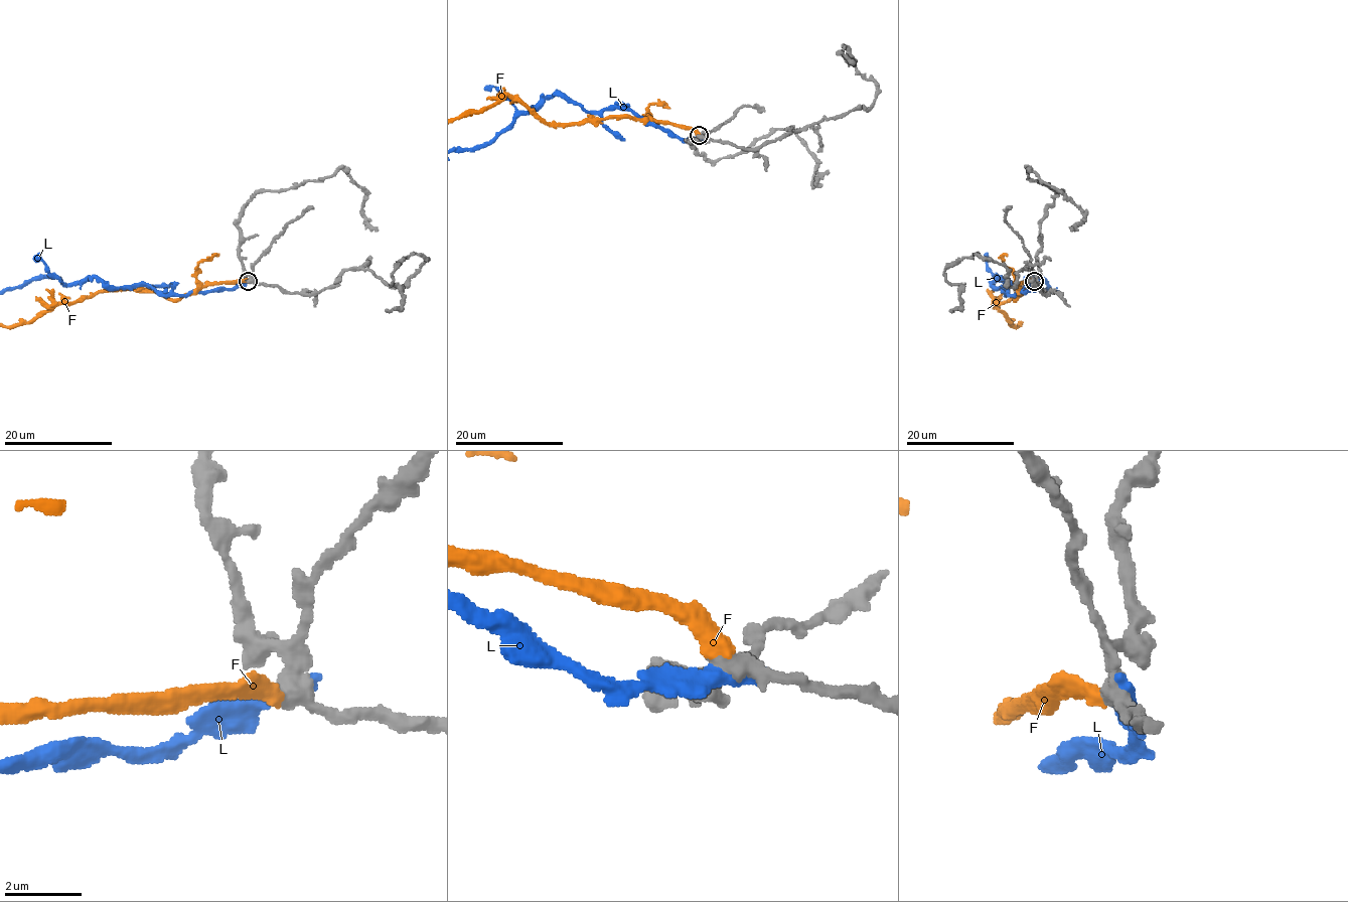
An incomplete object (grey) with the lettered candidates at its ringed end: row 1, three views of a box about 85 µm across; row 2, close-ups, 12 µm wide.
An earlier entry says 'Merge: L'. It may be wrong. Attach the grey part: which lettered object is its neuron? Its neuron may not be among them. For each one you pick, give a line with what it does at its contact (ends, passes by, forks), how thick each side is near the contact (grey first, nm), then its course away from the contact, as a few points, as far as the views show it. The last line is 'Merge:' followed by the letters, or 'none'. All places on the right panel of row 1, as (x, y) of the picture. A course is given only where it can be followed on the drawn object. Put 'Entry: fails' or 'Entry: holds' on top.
Entry: fails
F: it ends there; 420 nm thick on the grey side, 460 nm on the other
Merge: F

